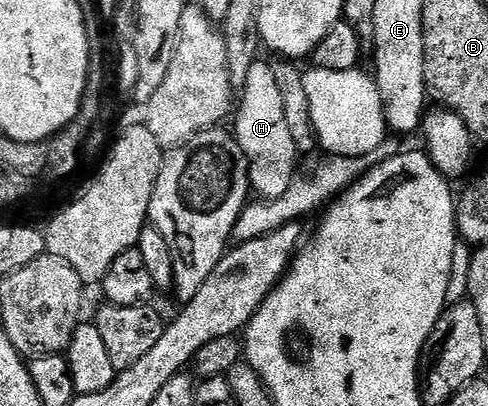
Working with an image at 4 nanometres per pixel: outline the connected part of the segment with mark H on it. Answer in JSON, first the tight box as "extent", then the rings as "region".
{"extent":[235,60,299,200],"region":[[[258,60],[251,64],[251,70],[247,72],[245,87],[239,92],[241,98],[241,107],[236,107],[235,118],[237,114],[237,130],[235,137],[237,143],[243,148],[245,159],[249,161],[249,184],[252,193],[261,200],[272,200],[283,196],[289,191],[289,185],[293,182],[293,176],[299,169],[299,151],[295,140],[291,140],[291,128],[287,128],[287,120],[283,116],[283,100],[279,93],[279,84],[275,80],[275,72],[272,65],[265,60]]]}

